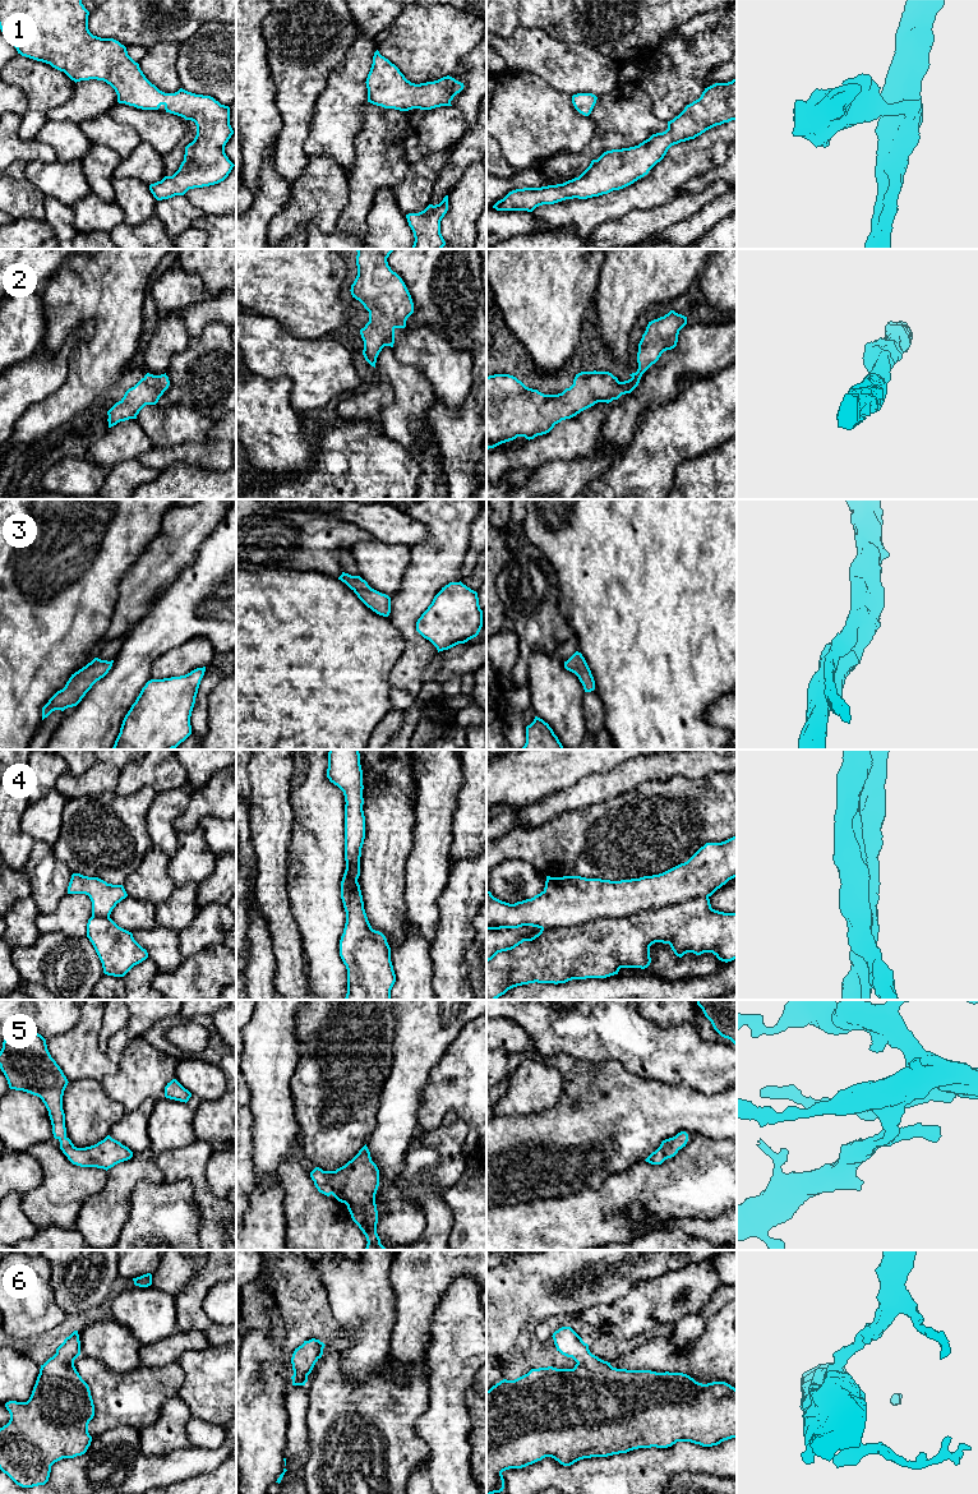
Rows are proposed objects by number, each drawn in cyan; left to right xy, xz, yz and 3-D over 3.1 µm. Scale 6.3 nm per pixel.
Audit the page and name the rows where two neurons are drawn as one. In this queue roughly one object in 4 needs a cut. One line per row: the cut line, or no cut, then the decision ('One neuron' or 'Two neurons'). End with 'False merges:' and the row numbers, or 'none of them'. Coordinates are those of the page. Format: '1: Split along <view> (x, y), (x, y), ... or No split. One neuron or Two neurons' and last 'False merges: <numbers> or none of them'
1: No split. One neuron
2: No split. One neuron
3: No split. One neuron
4: Split along yz (707, 897), (630, 916), (541, 928). Two neurons
5: No split. One neuron
6: No split. One neuron
False merges: 4

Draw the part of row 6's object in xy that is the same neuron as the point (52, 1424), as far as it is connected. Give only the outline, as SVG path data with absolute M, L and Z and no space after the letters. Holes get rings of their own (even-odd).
M74 1331L56 1348L56 1354L41 1365L40 1374L27 1402L9 1401L5 1403L10 1420L0 1428L0 1470L17 1485L33 1488L49 1481L51 1466L63 1458L74 1458L87 1452L92 1437L88 1424L94 1416L94 1405L88 1384L82 1379L74 1366L74 1360L80 1355L78 1331Z

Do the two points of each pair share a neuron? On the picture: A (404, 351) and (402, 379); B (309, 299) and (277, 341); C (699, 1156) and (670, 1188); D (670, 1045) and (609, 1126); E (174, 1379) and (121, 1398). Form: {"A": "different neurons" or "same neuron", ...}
{"A": "different neurons", "B": "different neurons", "C": "same neuron", "D": "different neurons", "E": "same neuron"}

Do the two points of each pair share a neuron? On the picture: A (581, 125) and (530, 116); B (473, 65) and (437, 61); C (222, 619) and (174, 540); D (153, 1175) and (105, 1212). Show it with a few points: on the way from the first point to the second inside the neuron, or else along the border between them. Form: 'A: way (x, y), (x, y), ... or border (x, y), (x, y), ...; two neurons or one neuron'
A: way (568, 125), (552, 125), (543, 121); one neuron
B: border (473, 49), (461, 60), (461, 67), (450, 75); two neurons
C: border (204, 539), (197, 552), (195, 561), (167, 585); two neurons
D: way (141, 1175), (137, 1175), (112, 1199); one neuron

